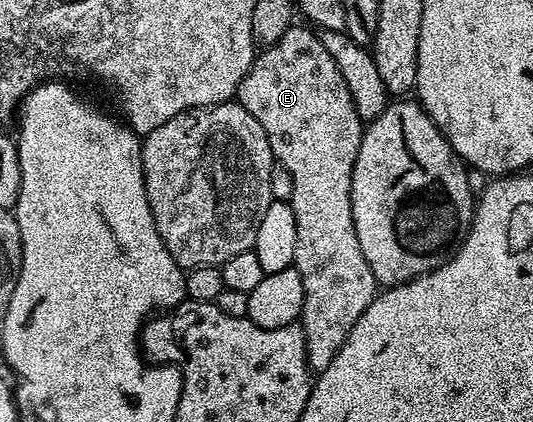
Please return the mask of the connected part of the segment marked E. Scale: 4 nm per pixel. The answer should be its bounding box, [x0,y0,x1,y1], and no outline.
[238,25,378,372]

